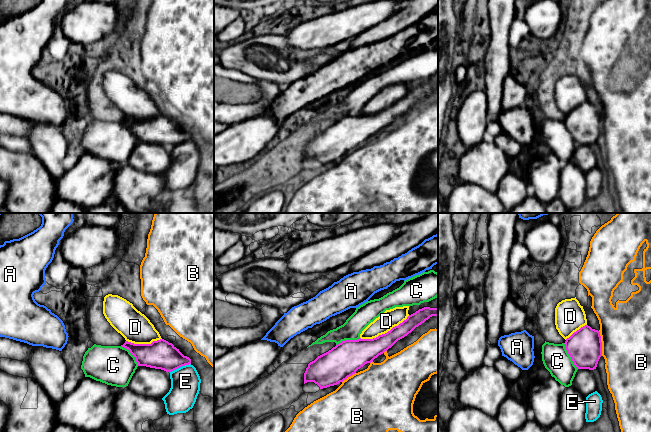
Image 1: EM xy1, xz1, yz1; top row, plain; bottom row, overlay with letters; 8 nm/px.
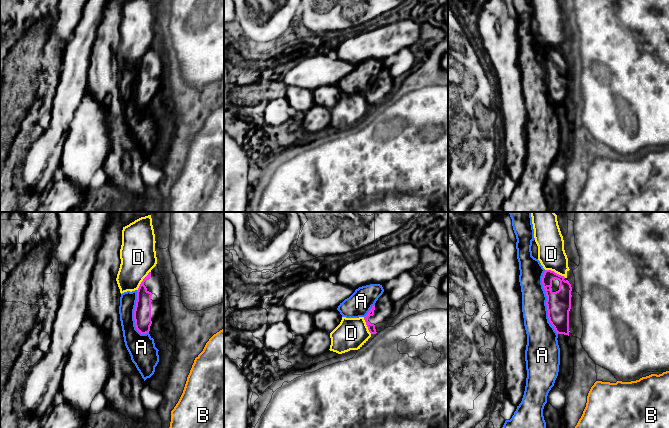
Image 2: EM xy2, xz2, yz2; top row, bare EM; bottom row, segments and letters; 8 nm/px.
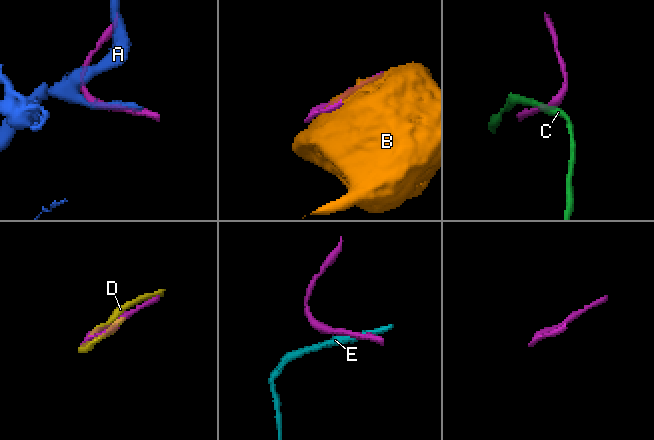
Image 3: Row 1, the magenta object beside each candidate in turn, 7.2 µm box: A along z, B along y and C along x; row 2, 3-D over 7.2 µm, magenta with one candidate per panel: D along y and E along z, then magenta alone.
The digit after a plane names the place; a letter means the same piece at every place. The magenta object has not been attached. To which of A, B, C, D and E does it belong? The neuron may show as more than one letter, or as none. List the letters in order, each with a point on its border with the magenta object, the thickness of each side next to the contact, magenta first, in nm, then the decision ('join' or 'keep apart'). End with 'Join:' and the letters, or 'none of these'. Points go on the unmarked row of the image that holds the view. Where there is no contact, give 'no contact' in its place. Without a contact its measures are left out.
A: contact yz2 (546, 78); calibres 190 and 220 nm; keep apart
B: contact yz1 (601, 119); calibres 280 and 400 nm; keep apart
C: contact yz1 (570, 132); calibres 280 and 220 nm; keep apart
D: contact xz1 (385, 109); calibres 200 and 150 nm; keep apart
E: contact xy1 (179, 143); calibres 240 and 240 nm; keep apart
Join: none of these

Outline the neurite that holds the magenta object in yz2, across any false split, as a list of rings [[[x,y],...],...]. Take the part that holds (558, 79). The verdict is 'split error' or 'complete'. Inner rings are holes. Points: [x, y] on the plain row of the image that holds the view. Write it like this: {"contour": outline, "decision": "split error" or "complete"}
{"contour": [[[545,46],[542,60],[547,72],[548,94],[557,110],[569,112],[569,87],[572,63],[568,56],[554,47]]], "decision": "split error"}

